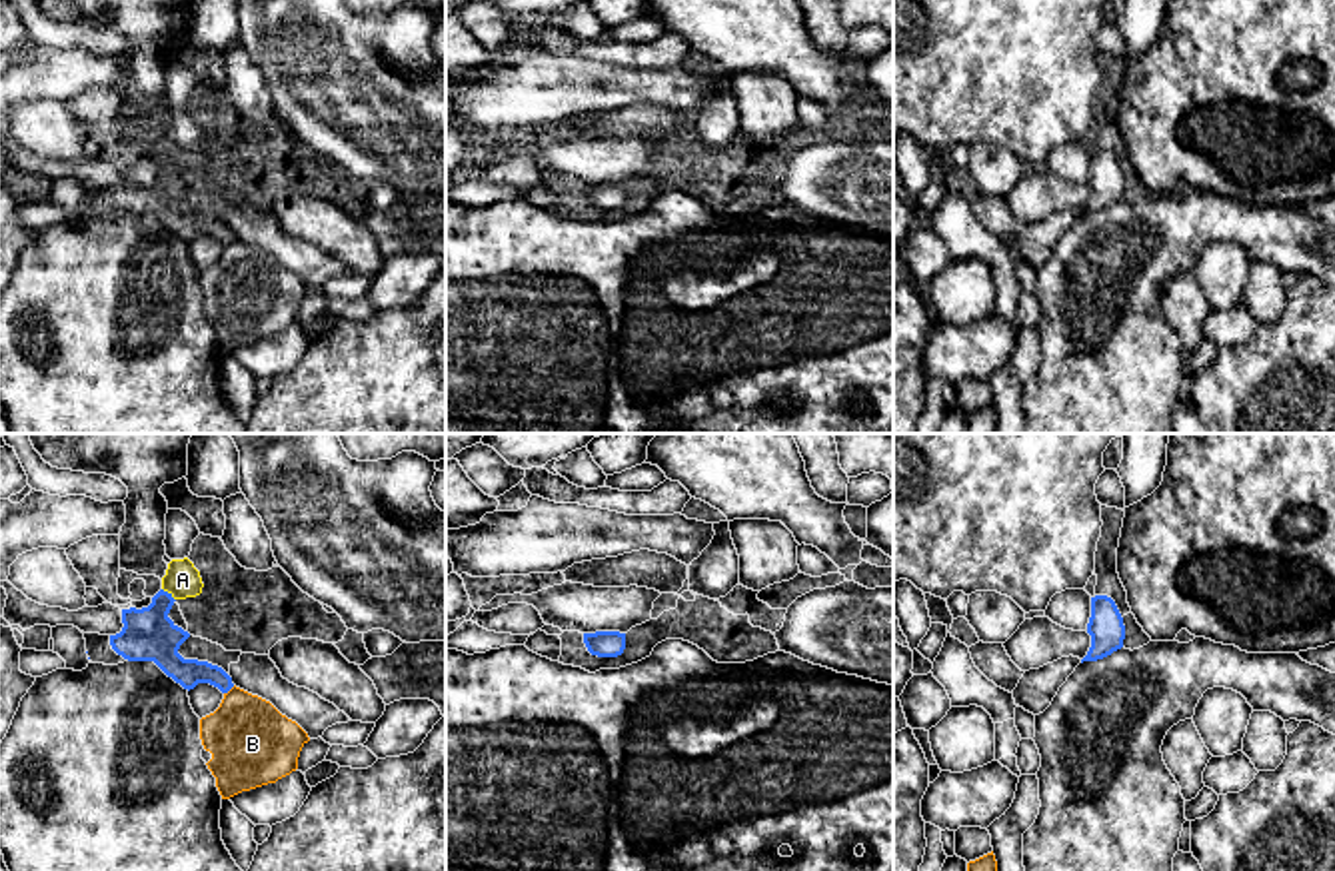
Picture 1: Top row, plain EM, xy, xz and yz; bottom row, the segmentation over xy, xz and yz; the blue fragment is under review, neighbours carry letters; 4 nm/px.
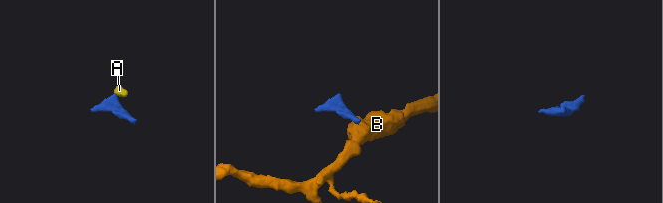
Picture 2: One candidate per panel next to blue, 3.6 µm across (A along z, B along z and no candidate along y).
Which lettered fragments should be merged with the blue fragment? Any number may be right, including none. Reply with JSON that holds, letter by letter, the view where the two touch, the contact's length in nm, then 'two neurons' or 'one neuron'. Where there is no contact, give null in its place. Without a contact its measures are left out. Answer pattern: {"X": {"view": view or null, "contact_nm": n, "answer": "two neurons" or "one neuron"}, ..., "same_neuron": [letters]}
{"A": {"view": "xy", "contact_nm": 80, "answer": "one neuron"}, "B": {"view": "xy", "contact_nm": 60, "answer": "two neurons"}, "same_neuron": ["A"]}

